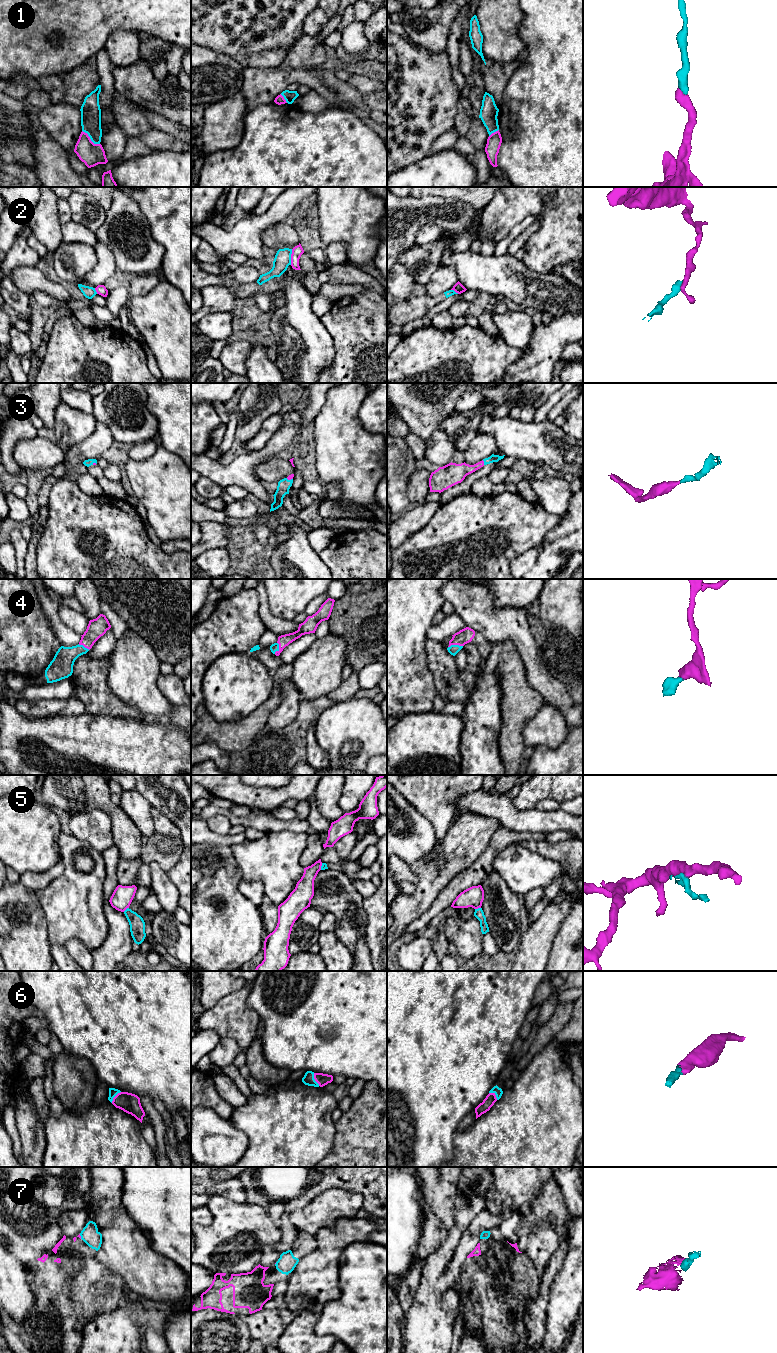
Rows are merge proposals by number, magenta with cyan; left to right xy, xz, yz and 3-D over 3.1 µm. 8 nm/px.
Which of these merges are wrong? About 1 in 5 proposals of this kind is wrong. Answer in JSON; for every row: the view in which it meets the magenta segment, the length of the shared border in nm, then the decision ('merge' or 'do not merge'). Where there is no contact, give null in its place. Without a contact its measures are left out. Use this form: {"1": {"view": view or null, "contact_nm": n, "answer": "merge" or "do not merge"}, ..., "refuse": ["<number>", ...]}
{"1": {"view": "xy", "contact_nm": 180, "answer": "merge"}, "2": {"view": "xz", "contact_nm": 130, "answer": "do not merge"}, "3": {"view": "yz", "contact_nm": 40, "answer": "merge"}, "4": {"view": "yz", "contact_nm": 120, "answer": "merge"}, "5": {"view": "yz", "contact_nm": 50, "answer": "do not merge"}, "6": {"view": "xz", "contact_nm": 120, "answer": "merge"}, "7": {"view": "xy", "contact_nm": 40, "answer": "merge"}, "refuse": ["2", "5"]}

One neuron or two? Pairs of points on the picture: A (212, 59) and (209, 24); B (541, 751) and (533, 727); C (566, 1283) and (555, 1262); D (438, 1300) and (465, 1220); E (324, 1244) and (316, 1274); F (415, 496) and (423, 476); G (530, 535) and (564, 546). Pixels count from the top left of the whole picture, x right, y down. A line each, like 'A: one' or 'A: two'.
A: two
B: two
C: two
D: one
E: one
F: one
G: two

